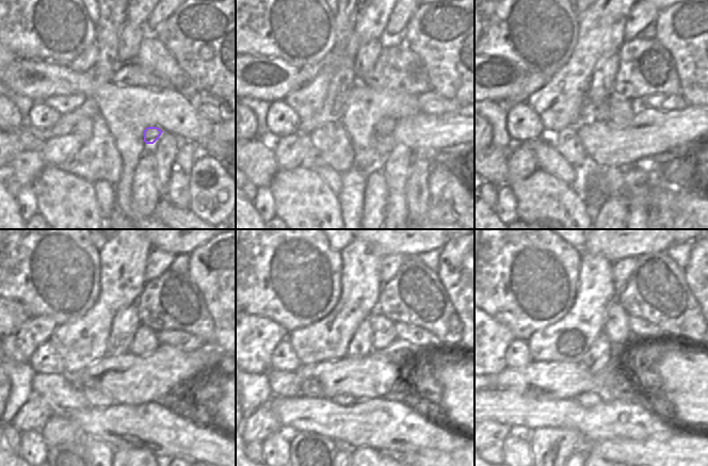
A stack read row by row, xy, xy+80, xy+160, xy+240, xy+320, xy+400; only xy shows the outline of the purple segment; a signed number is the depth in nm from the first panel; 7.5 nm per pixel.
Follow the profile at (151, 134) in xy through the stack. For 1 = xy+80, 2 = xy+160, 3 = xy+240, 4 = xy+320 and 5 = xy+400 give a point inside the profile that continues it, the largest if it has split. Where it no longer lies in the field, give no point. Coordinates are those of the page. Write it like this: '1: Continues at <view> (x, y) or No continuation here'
1: Continues at xy+80 (385, 126)
2: Continues at xy+160 (622, 111)
3: Continues at xy+240 (145, 341)
4: Continues at xy+320 (384, 335)
5: Continues at xy+400 (615, 327).

